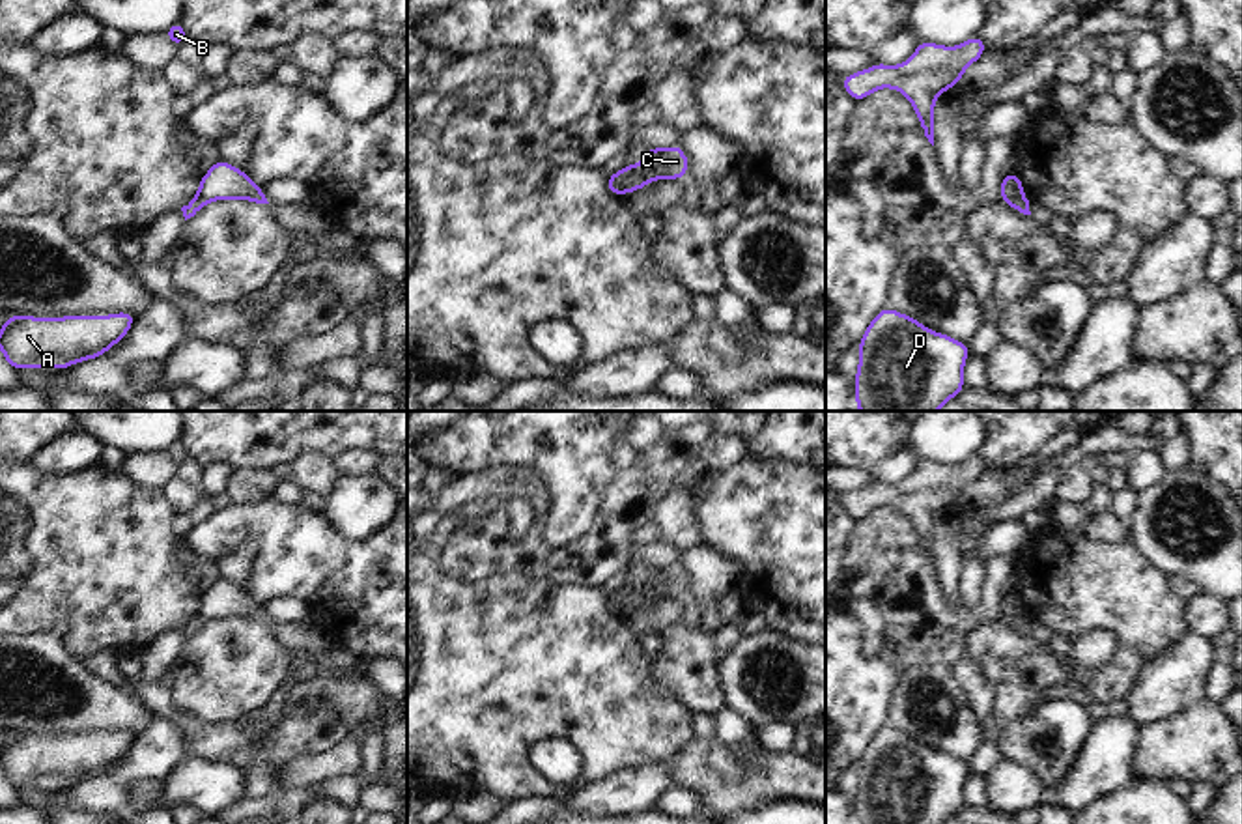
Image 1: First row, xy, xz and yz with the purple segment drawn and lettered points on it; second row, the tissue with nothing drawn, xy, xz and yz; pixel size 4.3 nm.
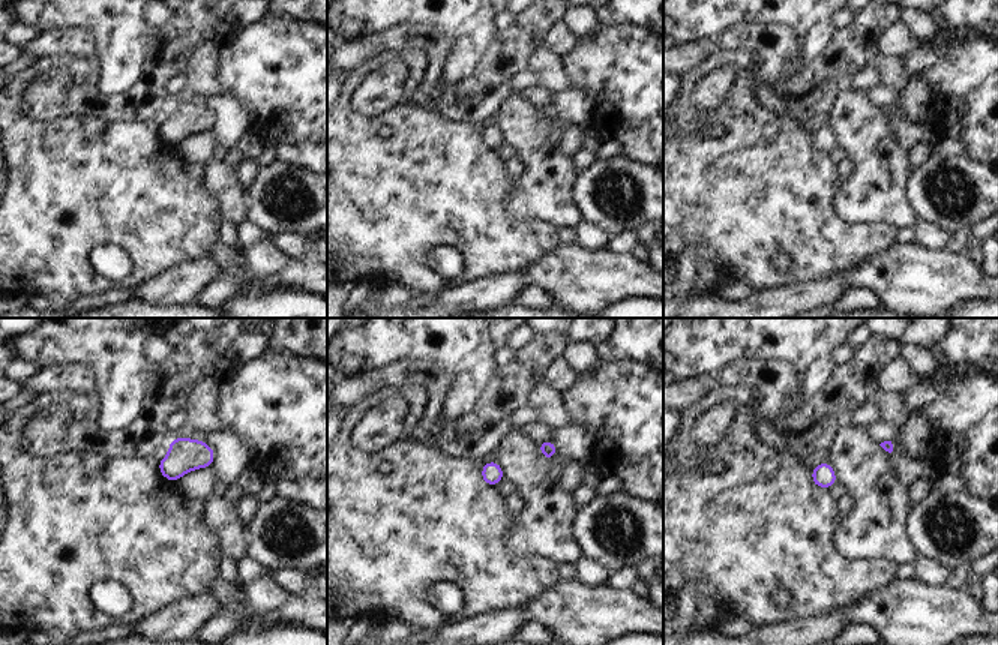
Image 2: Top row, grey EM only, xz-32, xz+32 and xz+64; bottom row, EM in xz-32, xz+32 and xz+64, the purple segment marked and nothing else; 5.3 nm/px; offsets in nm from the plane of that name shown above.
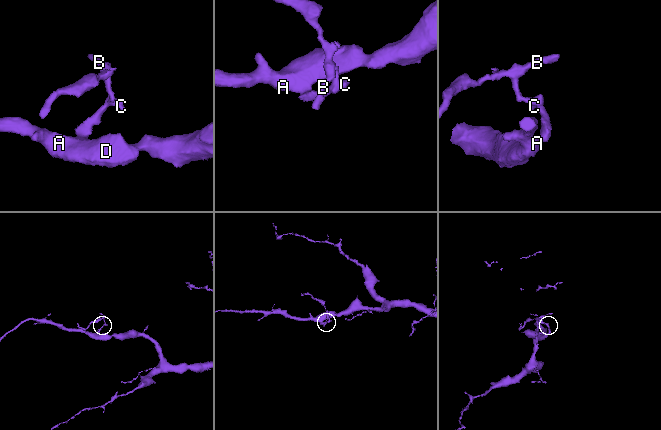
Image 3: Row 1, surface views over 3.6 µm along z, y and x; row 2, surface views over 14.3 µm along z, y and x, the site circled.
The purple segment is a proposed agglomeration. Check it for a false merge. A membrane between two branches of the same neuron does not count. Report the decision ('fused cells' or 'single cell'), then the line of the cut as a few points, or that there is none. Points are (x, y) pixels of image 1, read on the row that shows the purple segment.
fused cells | xz (620, 170), (620, 189), (624, 193)

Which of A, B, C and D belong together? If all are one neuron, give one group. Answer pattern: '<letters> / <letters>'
A D / B C

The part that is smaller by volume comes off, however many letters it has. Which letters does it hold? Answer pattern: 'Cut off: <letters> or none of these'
Cut off: B, C

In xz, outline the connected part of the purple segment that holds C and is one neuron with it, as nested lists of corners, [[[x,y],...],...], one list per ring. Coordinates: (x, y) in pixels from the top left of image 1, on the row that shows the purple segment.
[[[678,144],[665,149],[650,146],[642,163],[622,168],[622,191],[629,194],[652,179],[684,179],[687,166],[689,159]]]

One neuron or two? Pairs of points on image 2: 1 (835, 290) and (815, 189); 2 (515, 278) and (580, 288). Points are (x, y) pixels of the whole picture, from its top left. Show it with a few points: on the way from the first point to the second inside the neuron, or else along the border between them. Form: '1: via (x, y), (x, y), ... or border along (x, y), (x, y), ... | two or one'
1: border along (844, 272), (797, 284) | two
2: border along (527, 266), (527, 279), (532, 284) | two

